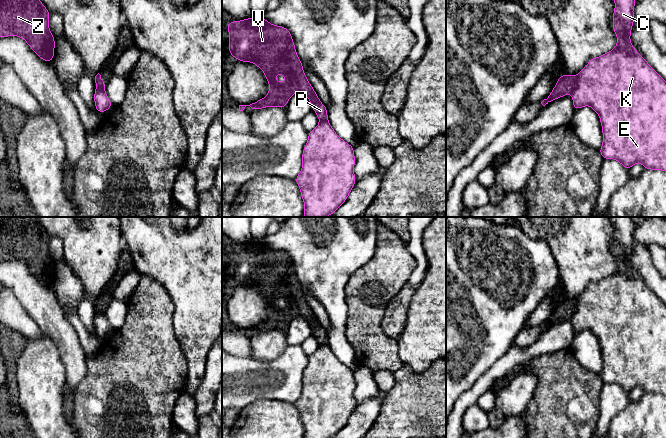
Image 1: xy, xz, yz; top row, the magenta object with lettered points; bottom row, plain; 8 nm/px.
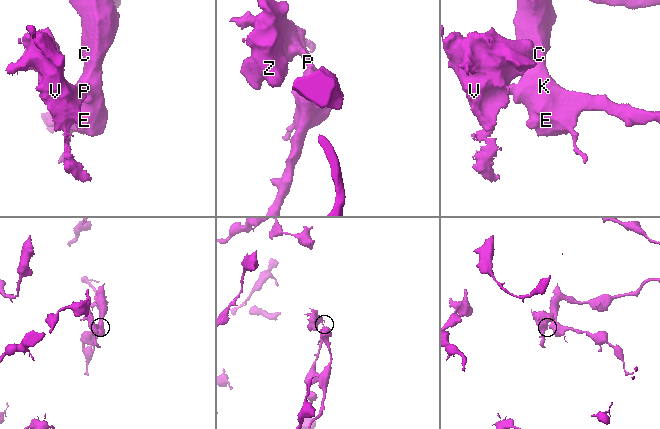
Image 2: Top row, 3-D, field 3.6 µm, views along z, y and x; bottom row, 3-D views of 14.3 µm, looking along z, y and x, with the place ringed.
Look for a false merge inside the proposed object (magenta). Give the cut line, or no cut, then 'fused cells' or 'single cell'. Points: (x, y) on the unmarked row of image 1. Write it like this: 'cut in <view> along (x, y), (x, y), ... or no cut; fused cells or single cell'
cut in yz along (578, 299), (575, 310), (570, 316); fused cells

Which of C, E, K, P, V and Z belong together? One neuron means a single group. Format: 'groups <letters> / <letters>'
groups C E K / P V Z

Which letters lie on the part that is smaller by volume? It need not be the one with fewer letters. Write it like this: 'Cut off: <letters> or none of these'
Cut off: P, V, Z

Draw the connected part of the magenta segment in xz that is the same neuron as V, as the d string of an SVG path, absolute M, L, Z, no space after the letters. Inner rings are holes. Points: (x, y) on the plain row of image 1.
M250 241L234 244L225 252L230 258L228 276L241 286L250 286L259 291L270 311L264 322L250 329L239 329L239 335L246 330L254 335L266 331L285 332L292 319L303 315L318 343L328 344L327 331L321 327L308 305L291 257L286 251L273 249L266 242ZM277 298L283 298L286 304L277 306Z

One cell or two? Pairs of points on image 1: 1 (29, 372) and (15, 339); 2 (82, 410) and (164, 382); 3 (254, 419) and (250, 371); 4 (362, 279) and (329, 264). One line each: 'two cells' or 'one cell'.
1: two cells
2: one cell
3: two cells
4: two cells

